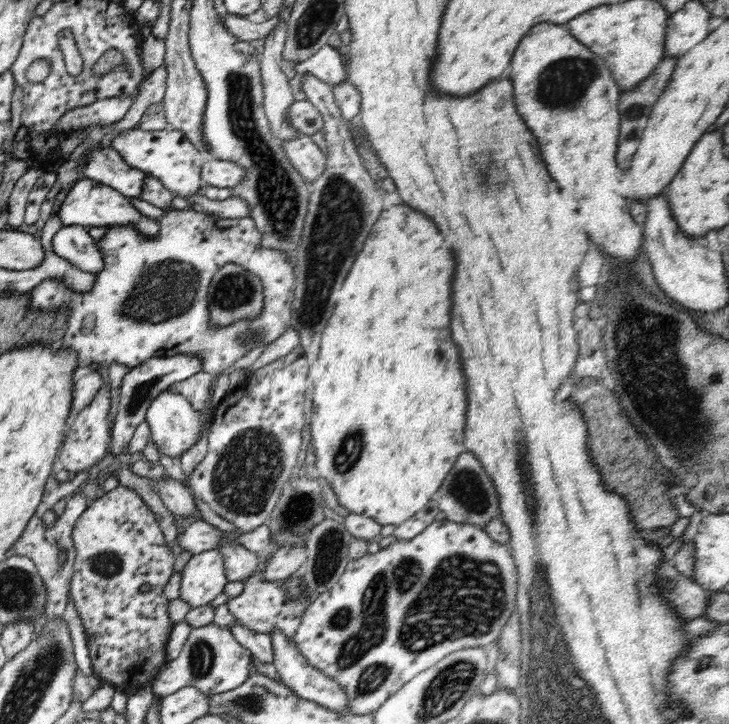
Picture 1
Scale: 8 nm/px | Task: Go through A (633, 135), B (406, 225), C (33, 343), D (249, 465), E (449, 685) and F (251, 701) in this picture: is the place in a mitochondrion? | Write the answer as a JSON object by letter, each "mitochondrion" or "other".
{"A":"other","B":"other","C":"other","D":"mitochondrion","E":"mitochondrion","F":"mitochondrion"}

